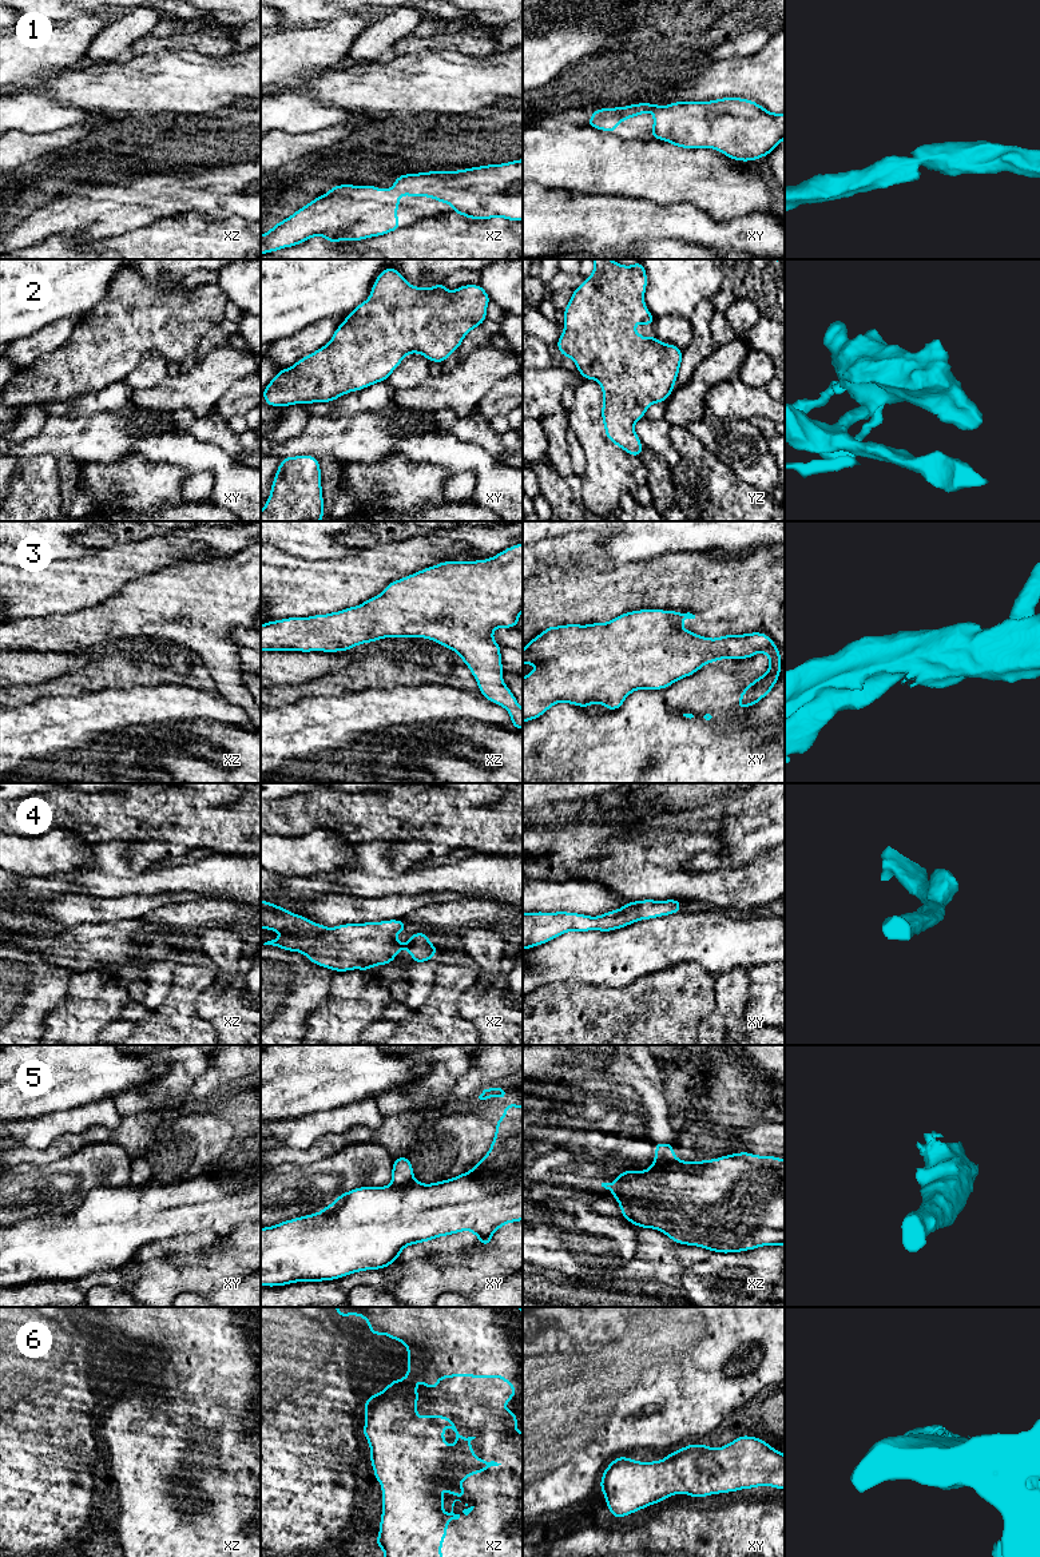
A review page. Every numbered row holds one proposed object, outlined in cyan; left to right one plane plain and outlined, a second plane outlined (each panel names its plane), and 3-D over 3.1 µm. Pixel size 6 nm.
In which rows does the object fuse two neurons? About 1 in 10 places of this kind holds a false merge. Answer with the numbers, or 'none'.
5

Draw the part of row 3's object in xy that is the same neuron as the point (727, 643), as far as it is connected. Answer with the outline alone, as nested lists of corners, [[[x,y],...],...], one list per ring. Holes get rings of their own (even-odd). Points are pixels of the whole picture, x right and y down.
[[[639,609],[622,613],[608,623],[547,627],[523,650],[523,664],[539,666],[523,678],[523,723],[540,718],[560,702],[583,708],[596,703],[604,704],[610,711],[619,710],[632,691],[663,690],[698,672],[704,664],[722,659],[749,659],[759,652],[770,659],[770,667],[743,688],[738,710],[755,706],[773,690],[782,671],[781,651],[766,633],[751,632],[710,639],[684,629],[680,623],[686,619],[695,619],[695,615]]]

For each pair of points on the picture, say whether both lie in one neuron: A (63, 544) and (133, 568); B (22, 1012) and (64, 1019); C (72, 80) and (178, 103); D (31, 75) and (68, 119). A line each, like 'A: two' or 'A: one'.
A: two
B: two
C: one
D: two

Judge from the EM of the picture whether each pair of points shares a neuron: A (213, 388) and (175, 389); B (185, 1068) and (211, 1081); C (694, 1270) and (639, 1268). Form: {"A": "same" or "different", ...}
{"A": "same", "B": "different", "C": "different"}

